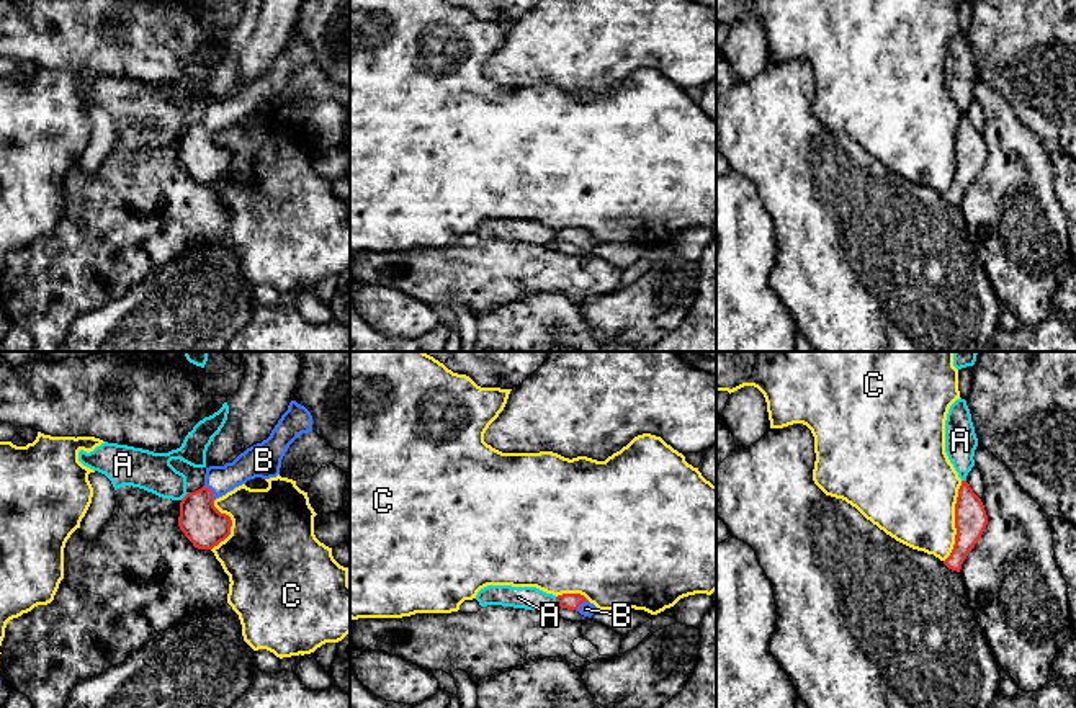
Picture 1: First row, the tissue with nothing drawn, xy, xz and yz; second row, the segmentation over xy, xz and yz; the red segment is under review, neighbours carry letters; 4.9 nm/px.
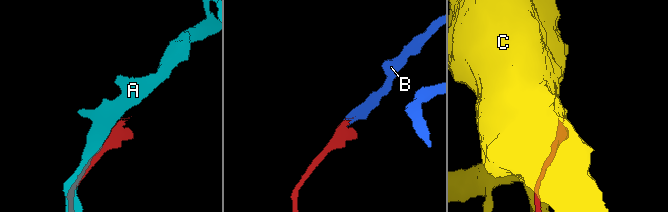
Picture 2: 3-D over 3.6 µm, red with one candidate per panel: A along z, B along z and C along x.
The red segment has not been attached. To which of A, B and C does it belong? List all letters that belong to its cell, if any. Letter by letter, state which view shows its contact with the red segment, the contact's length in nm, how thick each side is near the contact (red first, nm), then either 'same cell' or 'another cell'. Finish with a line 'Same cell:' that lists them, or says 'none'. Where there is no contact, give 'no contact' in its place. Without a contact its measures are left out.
A: meets red in xz; contact 50 nm long; 80 nm thick on the red side, 110 nm on the other; another cell
B: meets red in xy; contact 90 nm long; 200 nm thick on the red side, 150 nm on the other; same cell
C: meets red in yz; contact 400 nm long; 160 nm thick on the red side, 440 nm on the other; another cell
Same cell: B

